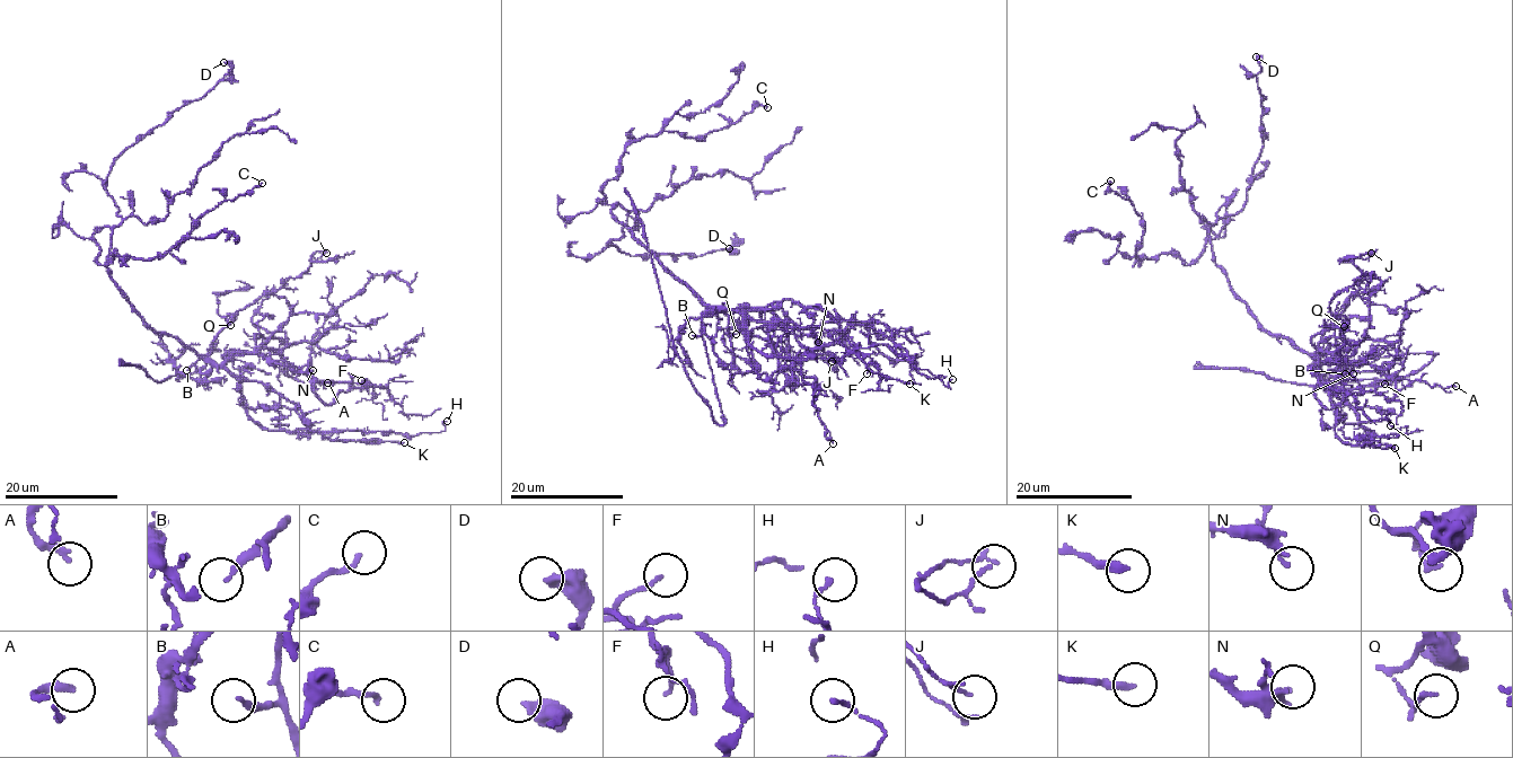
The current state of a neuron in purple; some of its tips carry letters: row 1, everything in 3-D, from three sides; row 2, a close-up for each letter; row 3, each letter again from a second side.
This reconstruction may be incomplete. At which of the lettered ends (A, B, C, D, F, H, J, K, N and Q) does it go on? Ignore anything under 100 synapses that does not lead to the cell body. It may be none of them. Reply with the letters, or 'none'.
none

